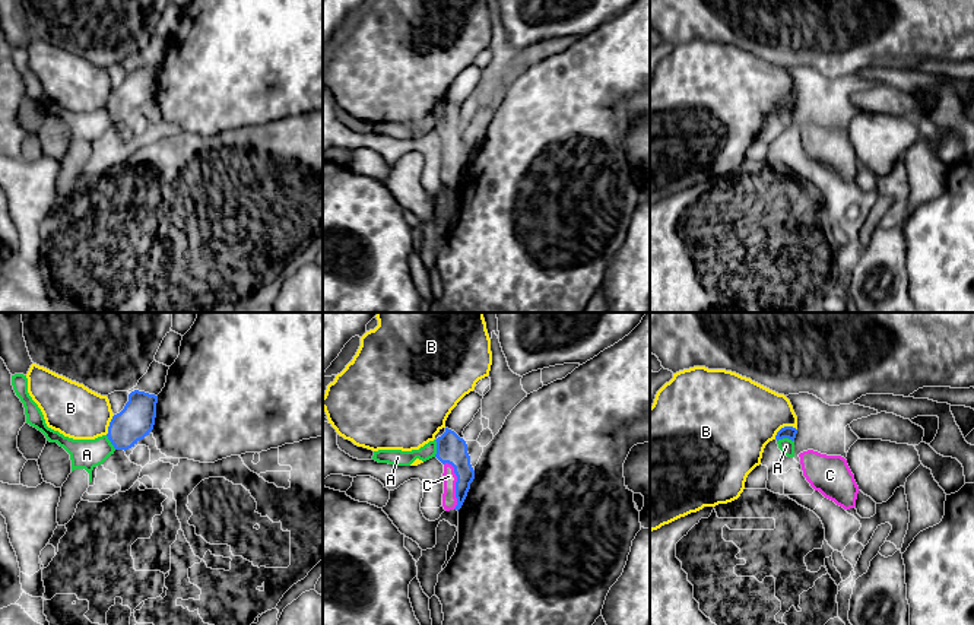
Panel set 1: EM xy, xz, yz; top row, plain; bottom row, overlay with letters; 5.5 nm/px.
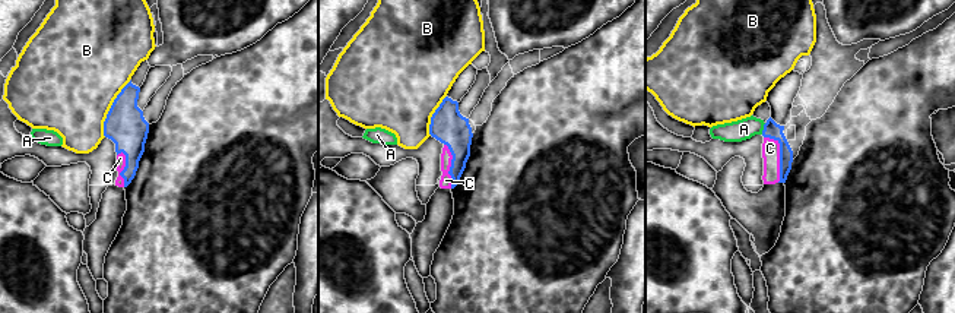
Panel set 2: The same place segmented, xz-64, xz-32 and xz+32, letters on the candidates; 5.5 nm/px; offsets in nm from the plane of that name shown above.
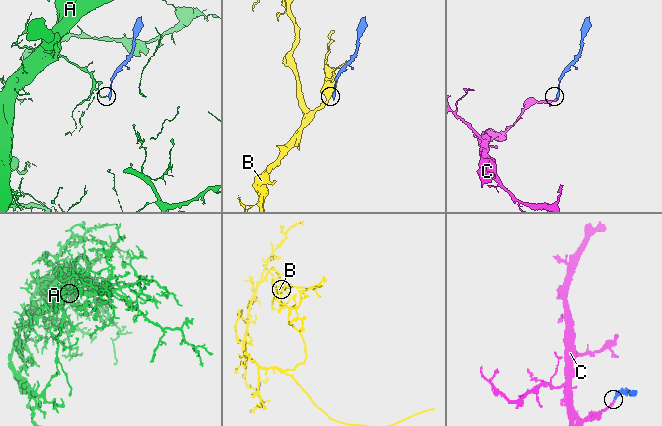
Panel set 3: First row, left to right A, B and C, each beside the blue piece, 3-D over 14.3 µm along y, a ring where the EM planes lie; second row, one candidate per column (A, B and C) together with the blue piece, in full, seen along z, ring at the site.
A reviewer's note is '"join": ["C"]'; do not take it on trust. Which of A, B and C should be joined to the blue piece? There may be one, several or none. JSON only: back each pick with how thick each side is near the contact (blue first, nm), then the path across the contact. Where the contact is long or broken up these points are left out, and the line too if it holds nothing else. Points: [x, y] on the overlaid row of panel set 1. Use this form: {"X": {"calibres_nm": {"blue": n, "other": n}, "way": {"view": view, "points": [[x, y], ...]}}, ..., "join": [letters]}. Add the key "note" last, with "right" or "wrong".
{"C": {"calibres_nm": {"blue": 160, "other": 80}, "way": {"view": "xz", "points": [[450, 449], [456, 459], [456, 485], [449, 476]]}}, "join": ["C"], "note": "right"}

